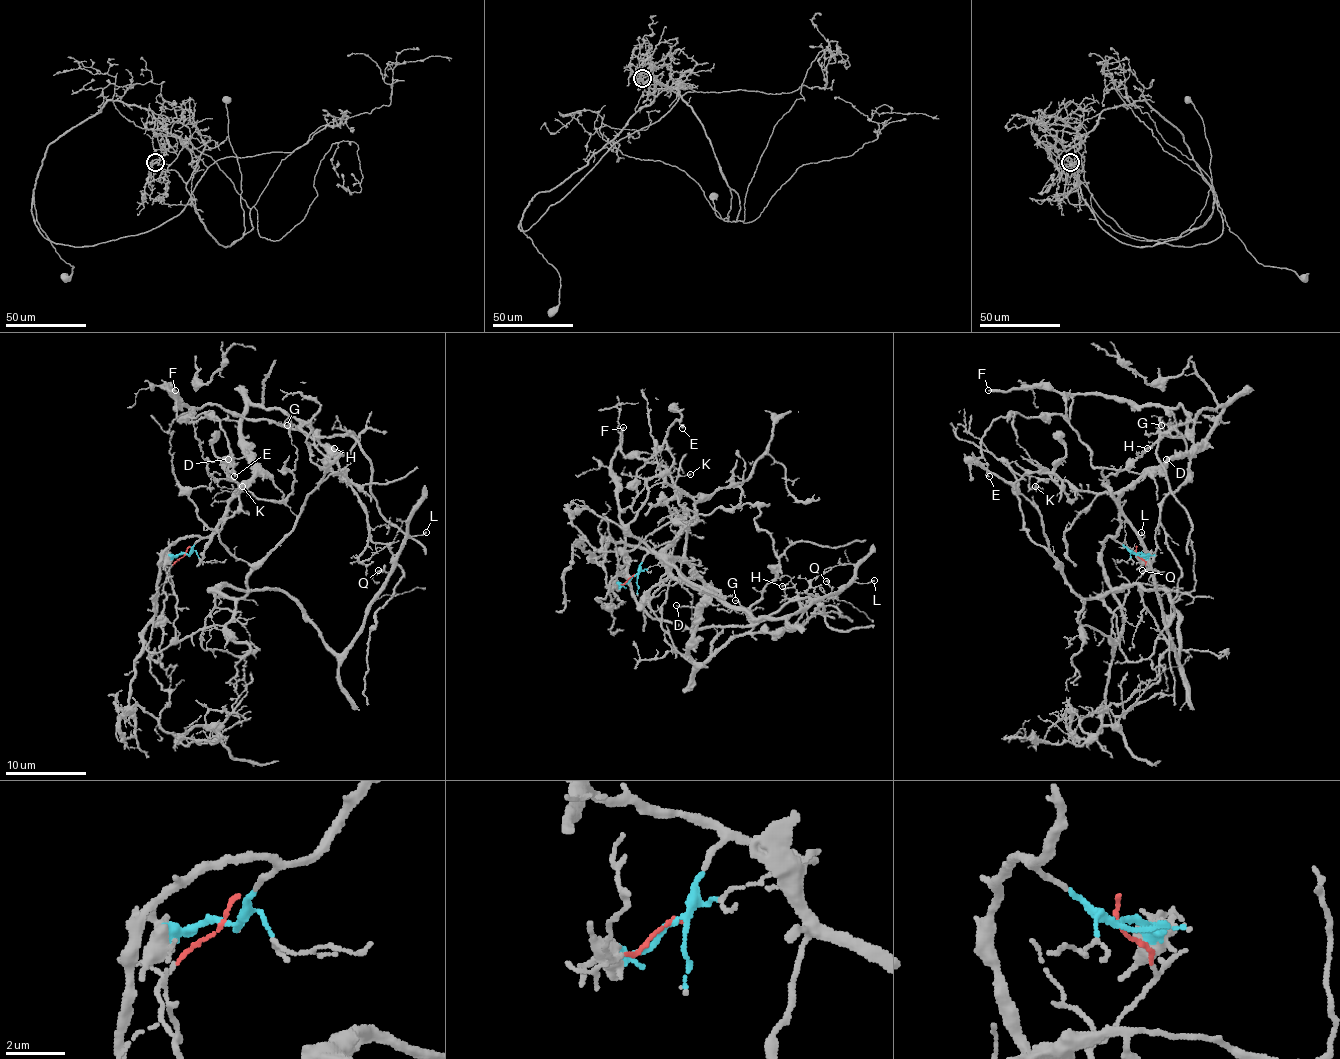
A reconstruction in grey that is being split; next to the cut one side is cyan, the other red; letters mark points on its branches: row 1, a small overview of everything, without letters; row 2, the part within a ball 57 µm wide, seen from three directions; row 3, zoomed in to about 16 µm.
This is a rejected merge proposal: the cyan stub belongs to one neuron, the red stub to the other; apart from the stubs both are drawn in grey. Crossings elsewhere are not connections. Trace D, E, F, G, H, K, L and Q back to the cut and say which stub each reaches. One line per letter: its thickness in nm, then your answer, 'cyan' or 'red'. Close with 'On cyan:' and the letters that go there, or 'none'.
D: 120 nm | cyan
E: 160 nm | cyan
F: 240 nm | cyan
G: 150 nm | cyan
H: 140 nm | cyan
K: 130 nm | cyan
L: 130 nm | red
Q: 90 nm | red
On cyan: D, E, F, G, H, K

